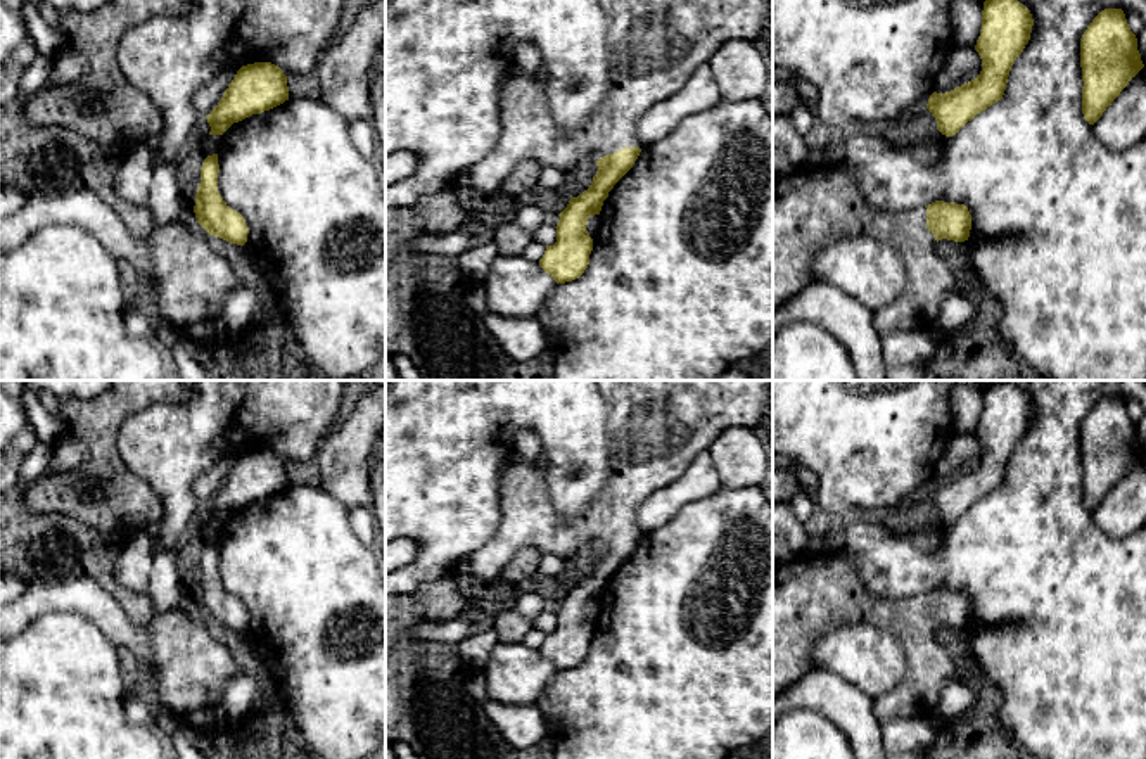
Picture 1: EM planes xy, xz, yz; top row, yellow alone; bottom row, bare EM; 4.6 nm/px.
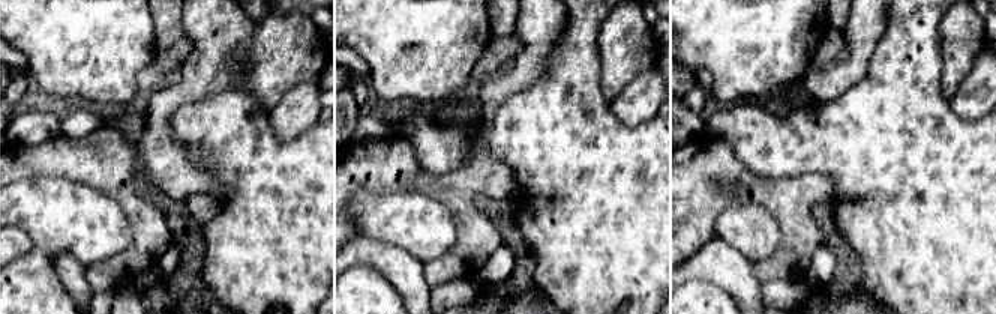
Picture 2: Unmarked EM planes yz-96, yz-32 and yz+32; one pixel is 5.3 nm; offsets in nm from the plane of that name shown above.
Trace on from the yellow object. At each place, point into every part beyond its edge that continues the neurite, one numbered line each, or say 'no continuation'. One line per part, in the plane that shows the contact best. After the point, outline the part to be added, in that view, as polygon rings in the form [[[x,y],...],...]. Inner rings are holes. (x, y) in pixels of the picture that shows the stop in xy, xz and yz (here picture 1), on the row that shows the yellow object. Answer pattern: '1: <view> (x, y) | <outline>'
1: xz (654, 45) | [[[598,0],[607,17],[607,57],[610,64],[610,92],[589,121],[574,131],[562,131],[553,119],[543,74],[525,76],[513,66],[500,81],[501,137],[496,147],[477,164],[462,169],[453,187],[468,187],[482,194],[500,190],[501,182],[520,161],[532,159],[541,166],[570,173],[596,163],[624,147],[643,147],[638,137],[638,121],[655,104],[681,90],[693,71],[709,62],[714,52],[728,40],[757,40],[773,33],[773,0]]]

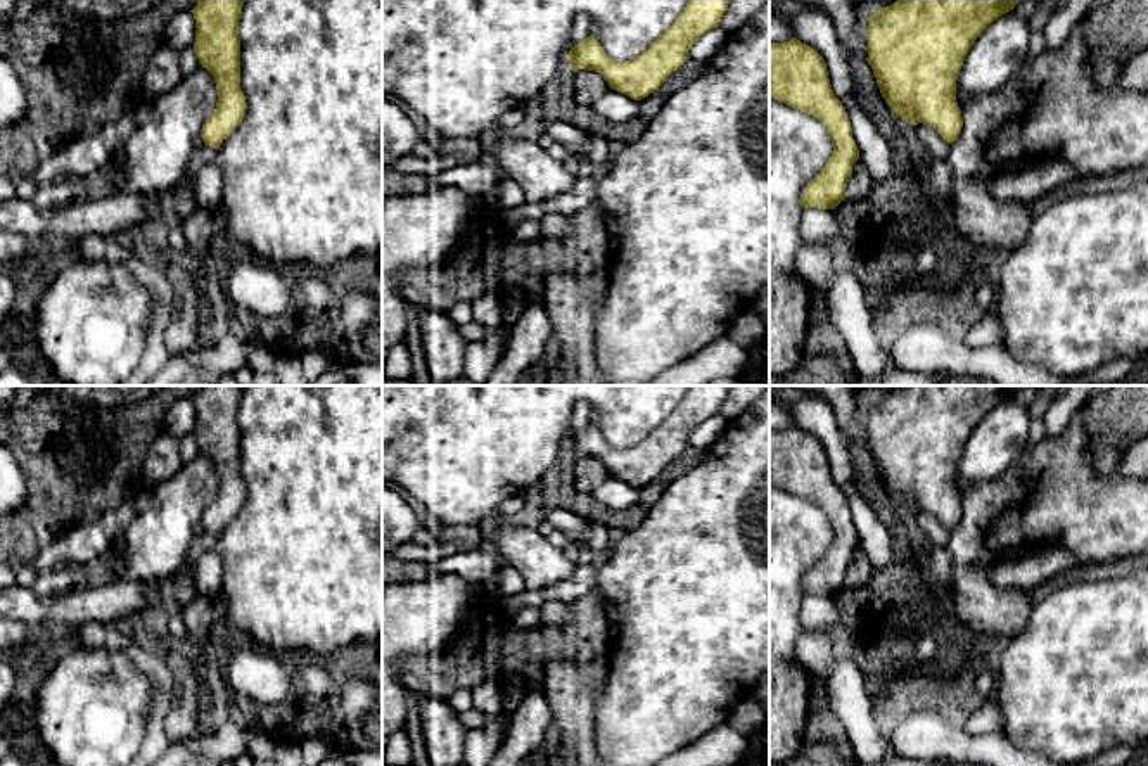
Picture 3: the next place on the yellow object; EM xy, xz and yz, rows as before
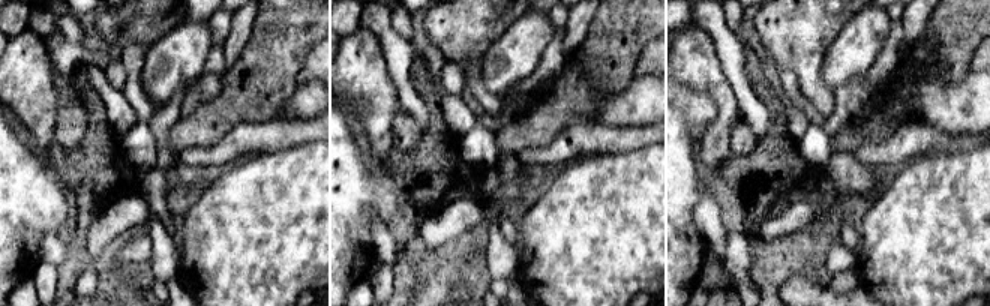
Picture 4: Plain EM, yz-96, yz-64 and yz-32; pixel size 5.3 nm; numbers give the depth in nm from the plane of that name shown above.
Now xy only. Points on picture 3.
no continuation

